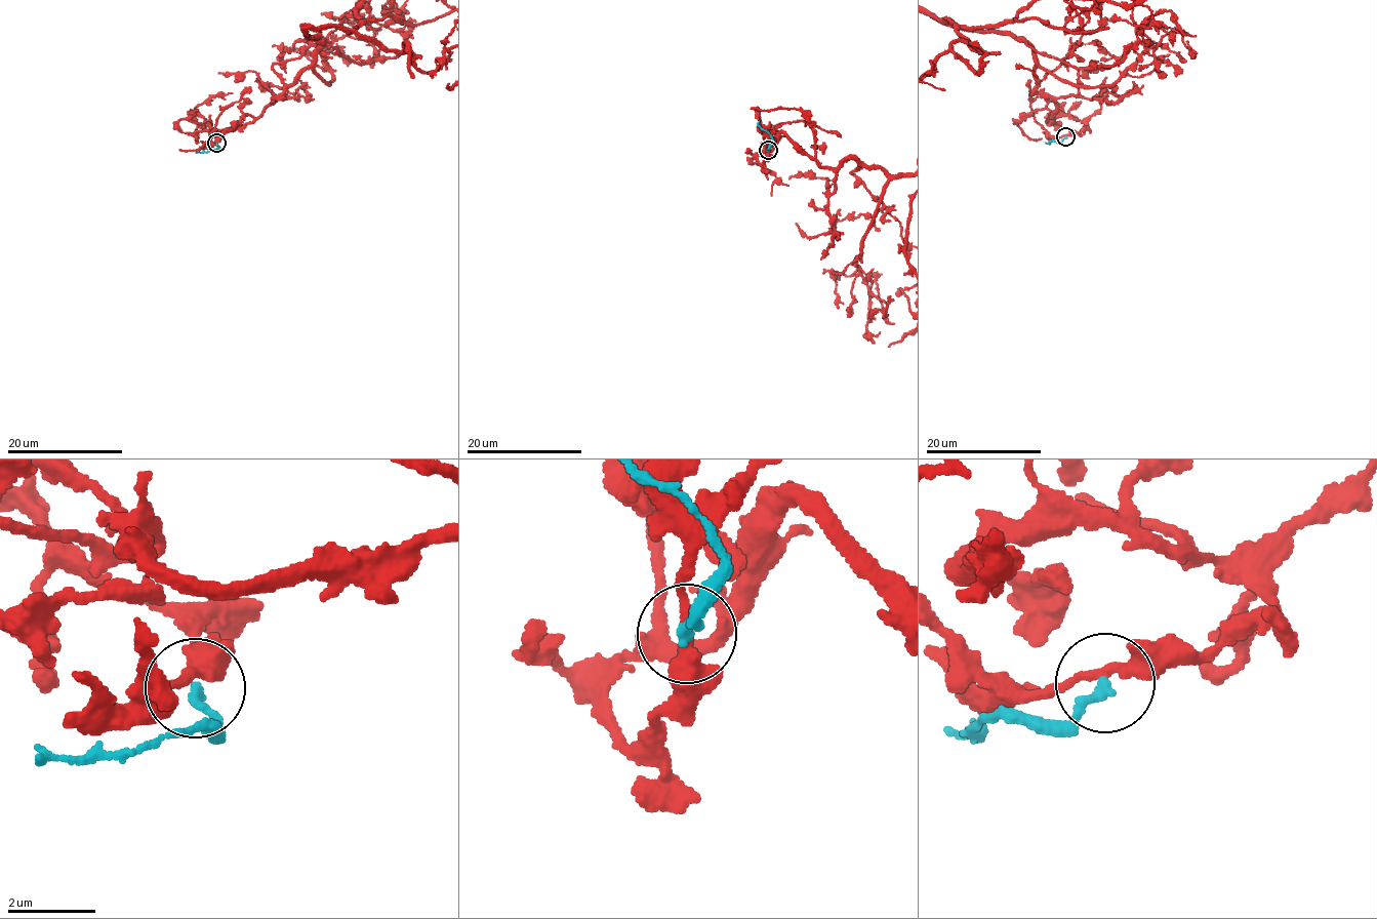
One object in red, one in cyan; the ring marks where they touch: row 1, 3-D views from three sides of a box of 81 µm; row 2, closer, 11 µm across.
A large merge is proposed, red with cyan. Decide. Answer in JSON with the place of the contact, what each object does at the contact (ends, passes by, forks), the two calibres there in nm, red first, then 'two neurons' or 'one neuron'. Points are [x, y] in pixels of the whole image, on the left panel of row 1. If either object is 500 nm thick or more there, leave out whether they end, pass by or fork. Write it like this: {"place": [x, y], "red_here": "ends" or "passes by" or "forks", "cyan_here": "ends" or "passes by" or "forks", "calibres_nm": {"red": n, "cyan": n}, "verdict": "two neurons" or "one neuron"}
{"place": [216, 143], "red_here": "passes by", "cyan_here": "ends", "calibres_nm": {"red": 280, "cyan": 220}, "verdict": "two neurons"}

